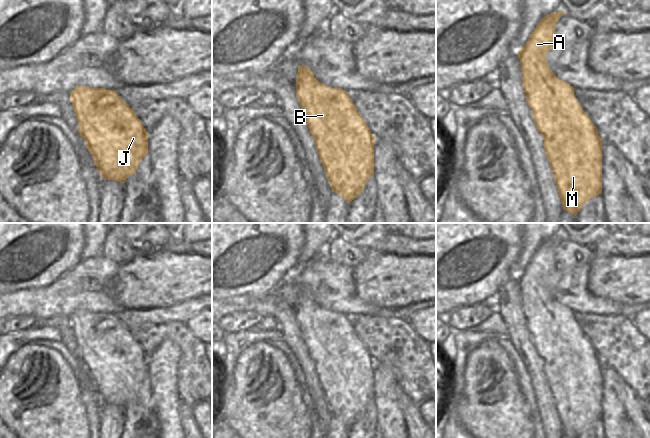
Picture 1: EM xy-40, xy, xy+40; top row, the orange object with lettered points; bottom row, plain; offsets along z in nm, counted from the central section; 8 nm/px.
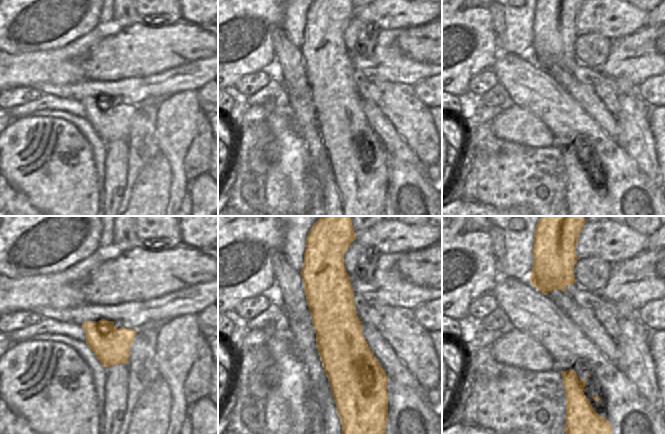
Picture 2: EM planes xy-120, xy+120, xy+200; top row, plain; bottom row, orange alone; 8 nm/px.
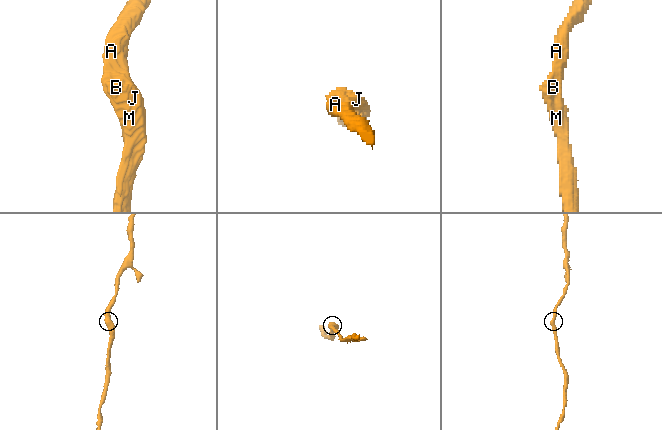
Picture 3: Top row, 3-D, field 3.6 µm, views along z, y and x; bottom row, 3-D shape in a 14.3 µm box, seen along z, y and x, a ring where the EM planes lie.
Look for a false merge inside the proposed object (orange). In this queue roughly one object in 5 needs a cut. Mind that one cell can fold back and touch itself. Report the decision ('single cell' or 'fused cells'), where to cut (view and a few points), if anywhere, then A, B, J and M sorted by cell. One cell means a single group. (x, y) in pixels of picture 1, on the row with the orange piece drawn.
single cell; no cut; A B J M

